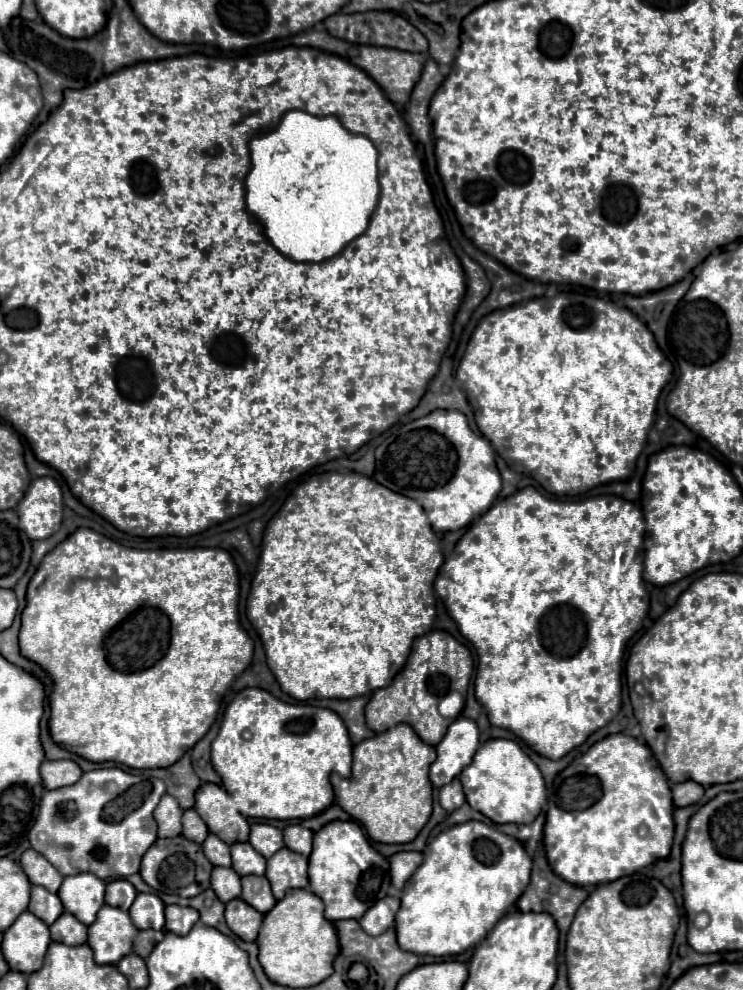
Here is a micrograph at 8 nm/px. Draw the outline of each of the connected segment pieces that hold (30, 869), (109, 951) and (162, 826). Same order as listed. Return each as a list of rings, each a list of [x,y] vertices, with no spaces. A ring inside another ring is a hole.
[[[33,848],[25,850],[21,854],[21,866],[23,866],[23,870],[25,870],[25,874],[27,874],[31,884],[39,884],[39,886],[47,888],[49,892],[57,892],[59,890],[59,886],[63,882],[63,876],[37,850],[33,850]]]
[[[105,904],[99,910],[97,920],[89,926],[87,944],[95,954],[95,962],[117,964],[119,958],[131,954],[137,932],[139,930],[133,926],[127,912]]]
[[[165,794],[153,812],[153,818],[159,826],[159,838],[179,836],[181,834],[181,816],[183,816],[183,810],[177,798]]]

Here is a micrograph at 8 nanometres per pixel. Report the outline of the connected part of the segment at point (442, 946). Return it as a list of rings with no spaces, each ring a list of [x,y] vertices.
[[[471,820],[441,832],[423,850],[423,864],[407,880],[397,912],[397,942],[403,950],[429,956],[455,956],[475,946],[487,936],[491,926],[507,912],[507,908],[525,892],[531,876],[531,858],[523,844],[483,822]]]

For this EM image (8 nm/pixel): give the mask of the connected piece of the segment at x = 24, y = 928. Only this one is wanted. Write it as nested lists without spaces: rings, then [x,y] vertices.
[[[23,912],[3,934],[3,954],[11,970],[31,974],[43,966],[49,942],[47,924],[31,912]]]

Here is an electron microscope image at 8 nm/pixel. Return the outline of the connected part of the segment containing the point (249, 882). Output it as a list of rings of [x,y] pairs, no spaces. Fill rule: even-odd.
[[[243,876],[241,878],[241,884],[243,884],[243,894],[241,898],[253,906],[255,910],[259,910],[261,914],[267,914],[273,906],[275,906],[275,896],[271,892],[271,886],[267,882],[265,876]]]

